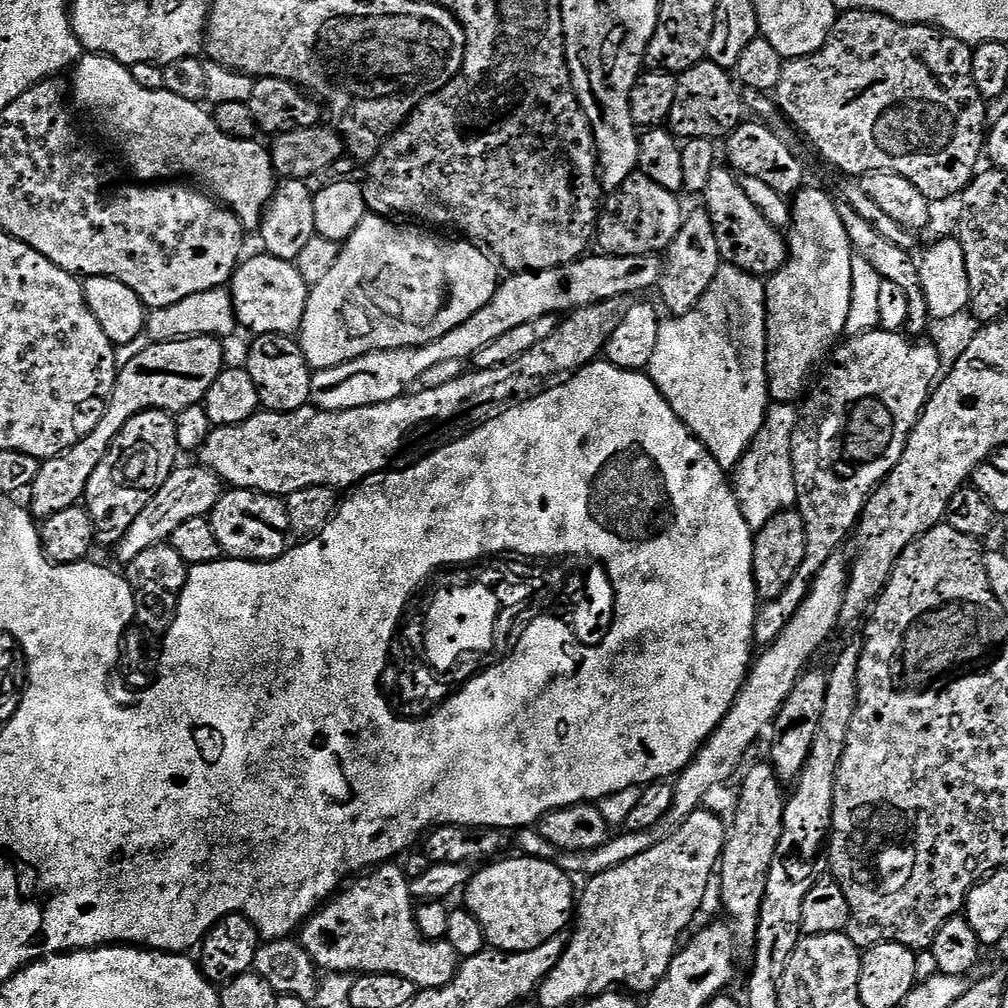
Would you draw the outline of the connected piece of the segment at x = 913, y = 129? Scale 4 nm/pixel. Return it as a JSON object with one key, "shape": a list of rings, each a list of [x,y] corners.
{"shape":[[[848,10],[837,19],[832,27],[832,35],[813,56],[803,56],[785,63],[782,82],[778,82],[774,96],[778,101],[779,109],[792,119],[797,130],[820,151],[821,158],[826,163],[841,168],[845,172],[843,174],[845,177],[863,178],[874,172],[893,172],[914,182],[914,186],[918,186],[920,193],[929,202],[948,200],[951,196],[959,197],[968,189],[968,185],[978,175],[978,169],[981,167],[980,156],[982,160],[986,152],[986,125],[990,120],[990,112],[986,107],[984,96],[974,82],[973,51],[973,45],[962,42],[957,36],[952,36],[943,28],[931,24],[903,24],[894,18],[884,16],[881,12]]]}

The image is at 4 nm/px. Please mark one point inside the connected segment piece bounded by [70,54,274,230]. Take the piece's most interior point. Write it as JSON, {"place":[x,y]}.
{"place":[161,136]}

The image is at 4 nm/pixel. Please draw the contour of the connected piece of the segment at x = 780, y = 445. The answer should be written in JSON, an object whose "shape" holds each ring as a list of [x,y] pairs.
{"shape":[[[773,403],[758,435],[752,439],[740,463],[734,469],[734,491],[742,518],[753,530],[770,522],[780,512],[789,511],[796,502],[796,483],[792,469],[792,435],[798,412],[792,404]]]}

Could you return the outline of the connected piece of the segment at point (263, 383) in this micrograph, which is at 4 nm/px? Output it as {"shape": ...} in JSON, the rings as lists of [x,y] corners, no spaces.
{"shape":[[[256,336],[248,352],[246,367],[258,392],[260,408],[269,412],[293,412],[305,407],[311,401],[310,382],[313,369],[309,368],[299,343],[292,336]]]}

